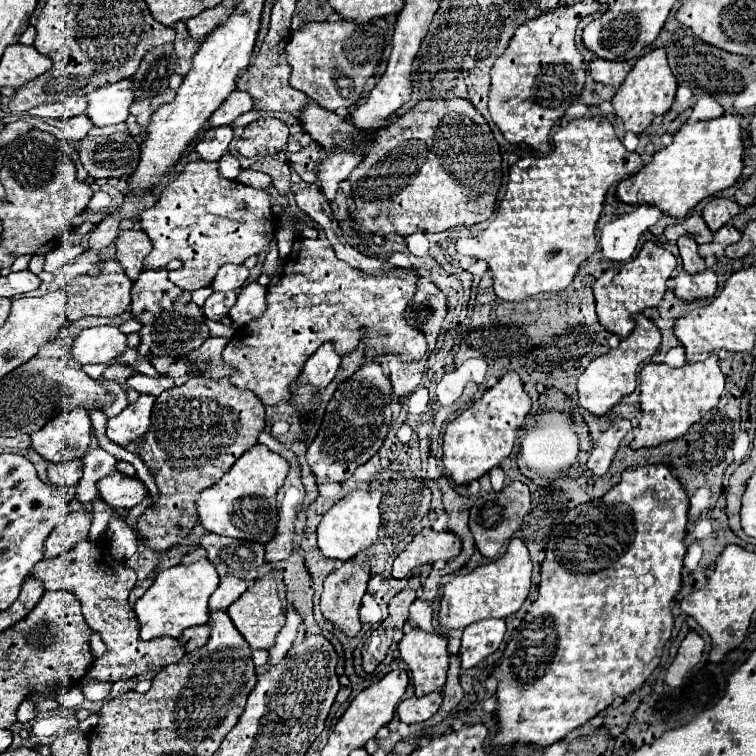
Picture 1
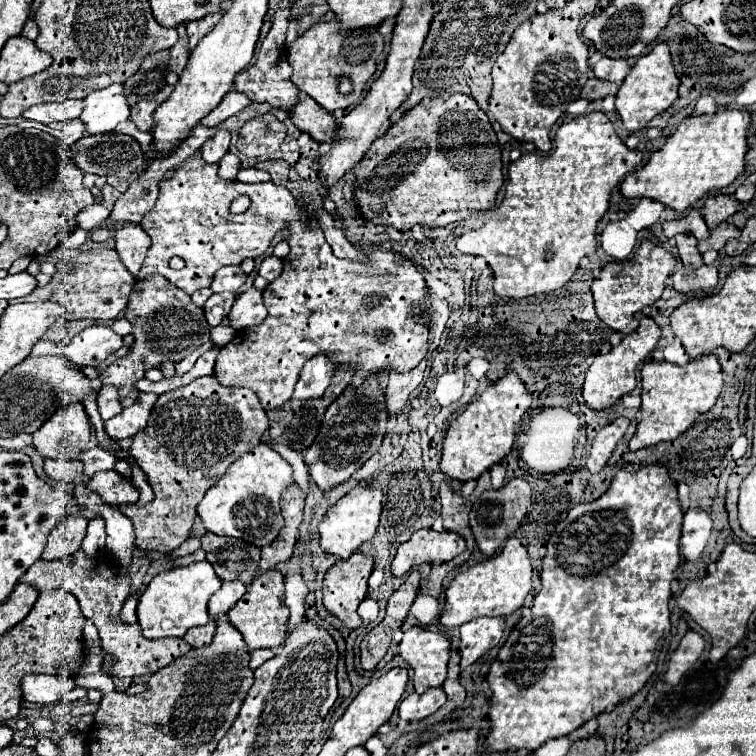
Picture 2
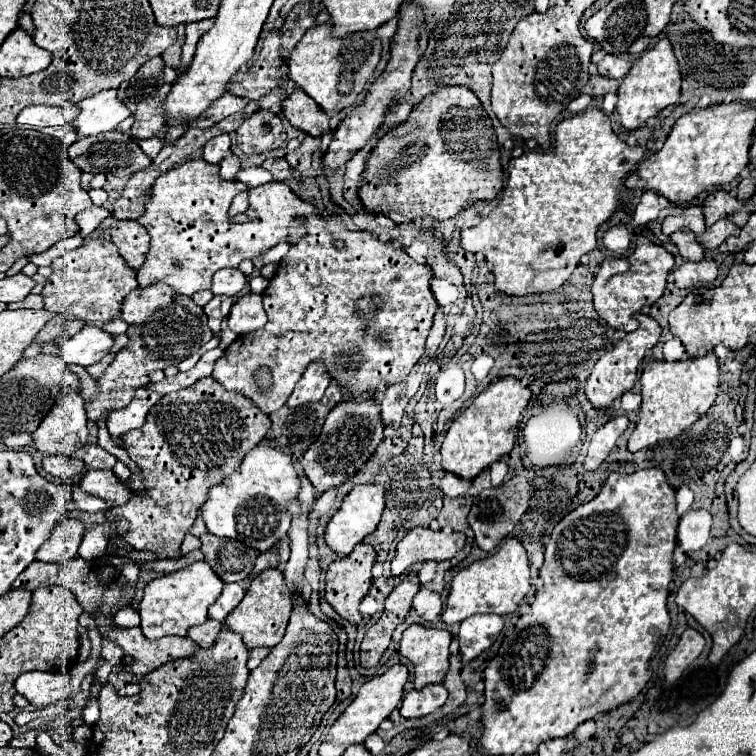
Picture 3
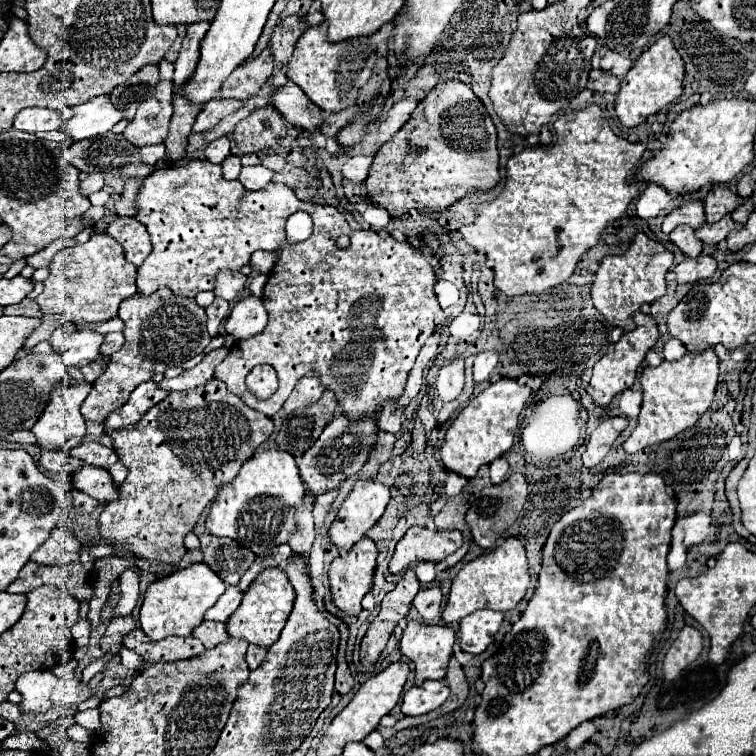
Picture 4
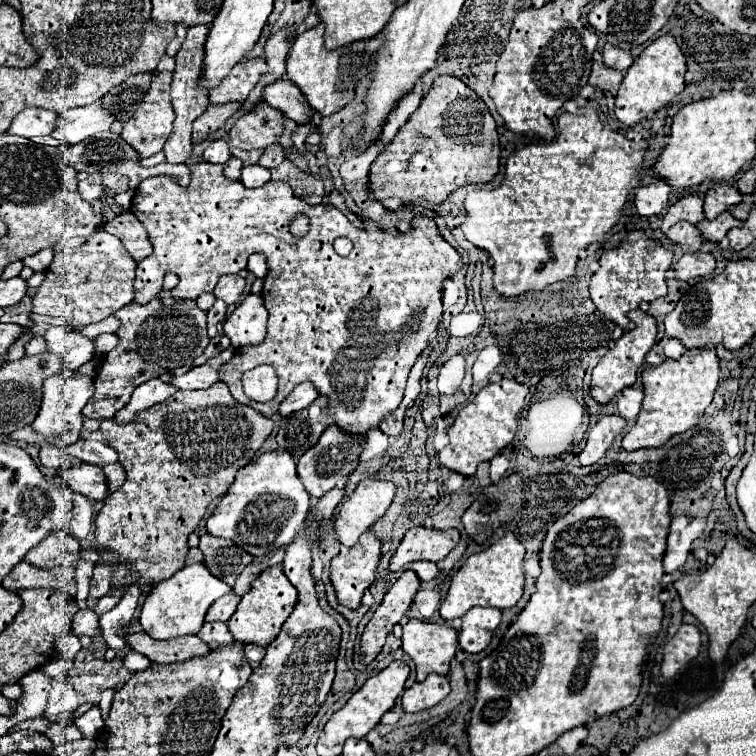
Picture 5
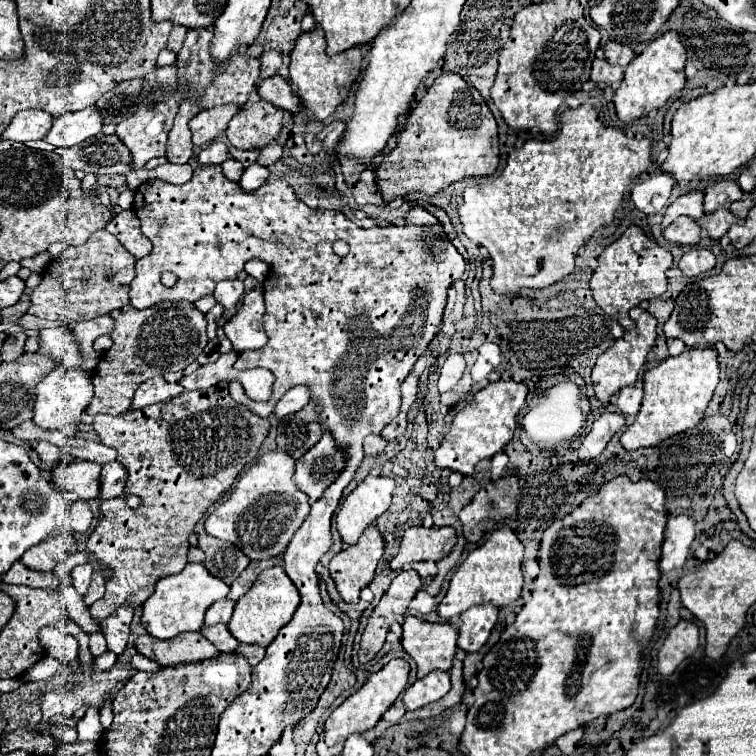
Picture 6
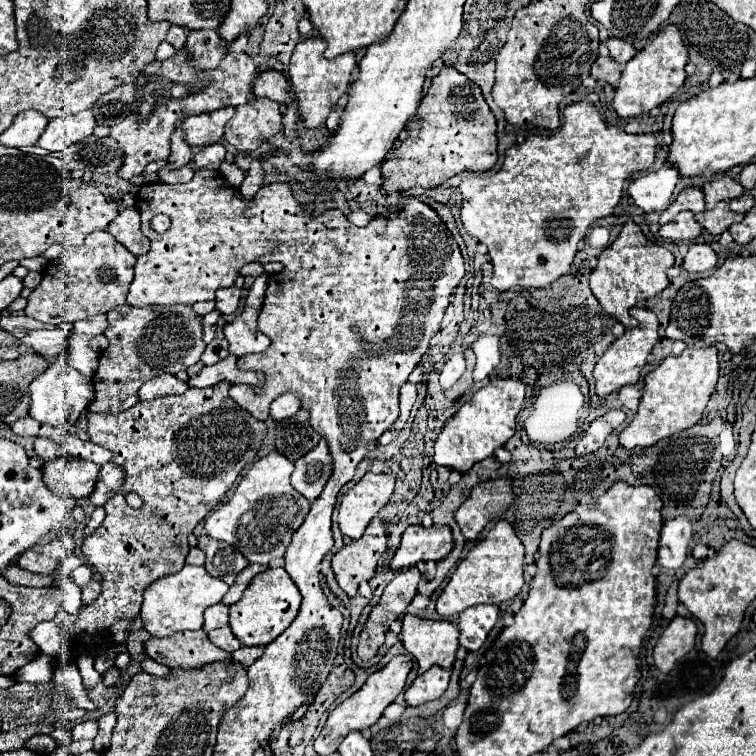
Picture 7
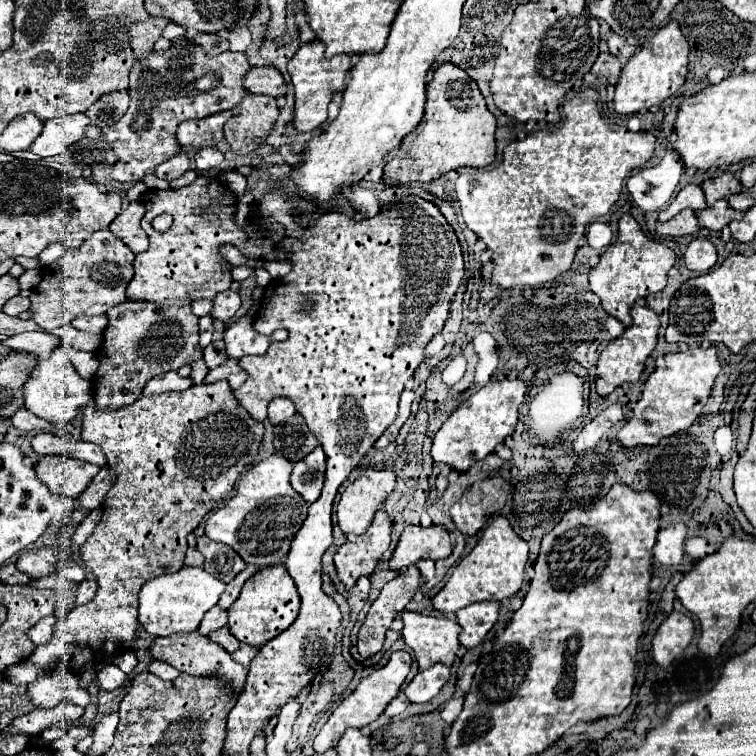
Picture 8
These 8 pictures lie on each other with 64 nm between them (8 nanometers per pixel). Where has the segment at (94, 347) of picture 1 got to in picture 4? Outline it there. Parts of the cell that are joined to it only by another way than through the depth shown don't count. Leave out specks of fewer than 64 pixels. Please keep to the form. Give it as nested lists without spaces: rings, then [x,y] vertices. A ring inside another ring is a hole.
[[[62,326],[56,328],[50,336],[50,344],[54,352],[58,352],[64,358],[66,368],[76,366],[82,368],[90,362],[94,362],[100,356],[100,344],[102,344],[102,334],[96,334],[88,328],[80,328],[76,332],[70,332]]]

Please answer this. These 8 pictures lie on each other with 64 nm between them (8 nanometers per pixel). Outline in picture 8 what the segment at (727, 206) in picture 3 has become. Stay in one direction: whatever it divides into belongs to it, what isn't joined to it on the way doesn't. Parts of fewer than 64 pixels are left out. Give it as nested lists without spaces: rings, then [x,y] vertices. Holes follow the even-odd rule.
[[[724,172],[718,178],[704,180],[702,182],[702,190],[706,194],[706,204],[712,206],[720,198],[728,198],[732,194],[738,194],[740,190],[744,190],[744,186],[740,184],[740,180],[732,172]]]

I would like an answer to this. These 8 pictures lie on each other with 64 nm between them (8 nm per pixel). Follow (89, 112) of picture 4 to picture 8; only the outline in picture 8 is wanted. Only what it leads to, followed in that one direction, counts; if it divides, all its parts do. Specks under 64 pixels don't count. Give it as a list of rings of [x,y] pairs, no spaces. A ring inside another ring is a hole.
[[[70,114],[70,116],[58,116],[44,122],[42,134],[34,140],[30,146],[30,152],[34,152],[40,158],[58,156],[68,146],[84,138],[84,128],[88,126],[88,118],[84,114]]]

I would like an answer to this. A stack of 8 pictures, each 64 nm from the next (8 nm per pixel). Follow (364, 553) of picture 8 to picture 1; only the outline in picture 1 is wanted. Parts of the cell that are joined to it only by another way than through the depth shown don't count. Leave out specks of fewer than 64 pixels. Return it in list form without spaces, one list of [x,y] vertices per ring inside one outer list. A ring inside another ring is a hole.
[[[354,558],[344,562],[342,568],[334,570],[324,580],[324,590],[320,598],[322,614],[348,636],[356,636],[362,630],[358,608],[362,596],[366,594],[368,580],[370,566],[360,564]]]

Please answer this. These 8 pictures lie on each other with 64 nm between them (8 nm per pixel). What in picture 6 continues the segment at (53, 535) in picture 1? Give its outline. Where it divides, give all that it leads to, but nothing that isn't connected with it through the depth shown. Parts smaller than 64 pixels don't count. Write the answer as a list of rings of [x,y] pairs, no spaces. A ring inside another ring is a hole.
[[[58,534],[50,540],[44,540],[44,542],[32,546],[28,552],[24,552],[20,562],[36,572],[52,572],[74,552],[76,552],[74,536]]]

